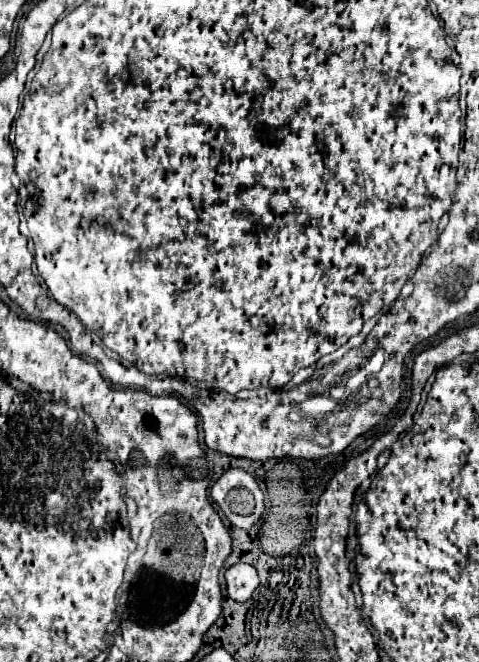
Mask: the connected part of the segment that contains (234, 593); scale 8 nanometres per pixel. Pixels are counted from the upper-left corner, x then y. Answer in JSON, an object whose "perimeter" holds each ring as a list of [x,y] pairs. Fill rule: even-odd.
{"perimeter":[[[235,563],[225,571],[227,581],[227,597],[233,601],[247,601],[259,585],[257,571],[253,565]]]}

